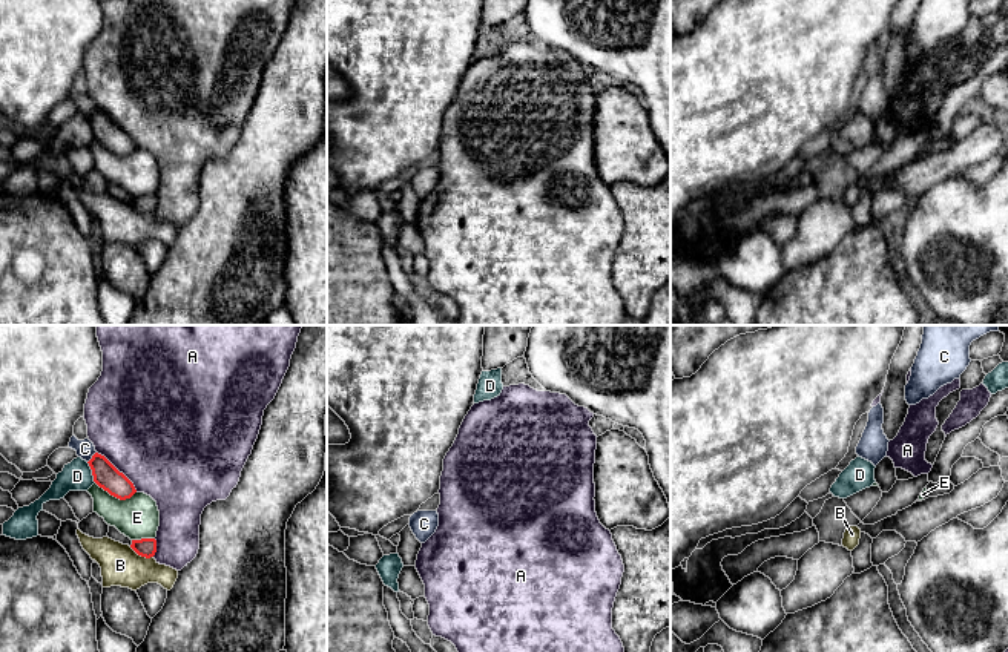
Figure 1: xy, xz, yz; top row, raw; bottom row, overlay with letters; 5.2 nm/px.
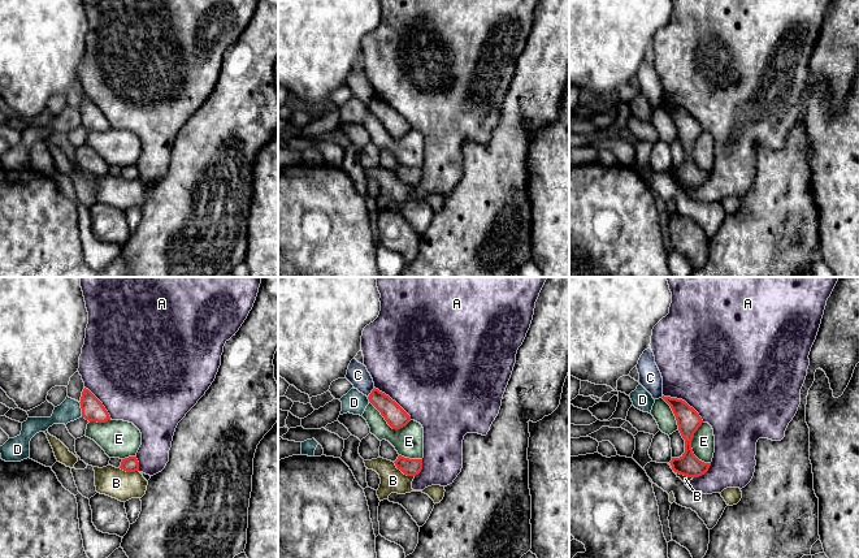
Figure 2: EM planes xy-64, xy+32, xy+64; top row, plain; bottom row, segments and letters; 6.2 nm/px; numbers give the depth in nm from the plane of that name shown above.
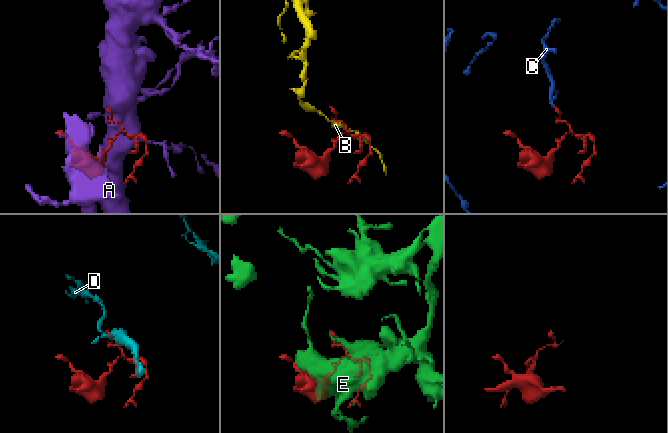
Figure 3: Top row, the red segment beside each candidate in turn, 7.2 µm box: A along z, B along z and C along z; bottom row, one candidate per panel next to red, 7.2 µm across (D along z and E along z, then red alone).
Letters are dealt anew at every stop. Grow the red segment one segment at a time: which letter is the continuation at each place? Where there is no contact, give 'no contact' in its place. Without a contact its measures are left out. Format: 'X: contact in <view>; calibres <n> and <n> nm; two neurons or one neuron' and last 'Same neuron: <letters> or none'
A: contact in xy; calibres 140 and 500 nm; two neurons
B: contact in xy; calibres 100 and 220 nm; two neurons
C: contact in xy; calibres 140 and 100 nm; two neurons
D: contact in xy; calibres 140 and 160 nm; two neurons
E: contact in xy; calibres 140 and 220 nm; two neurons
Same neuron: none

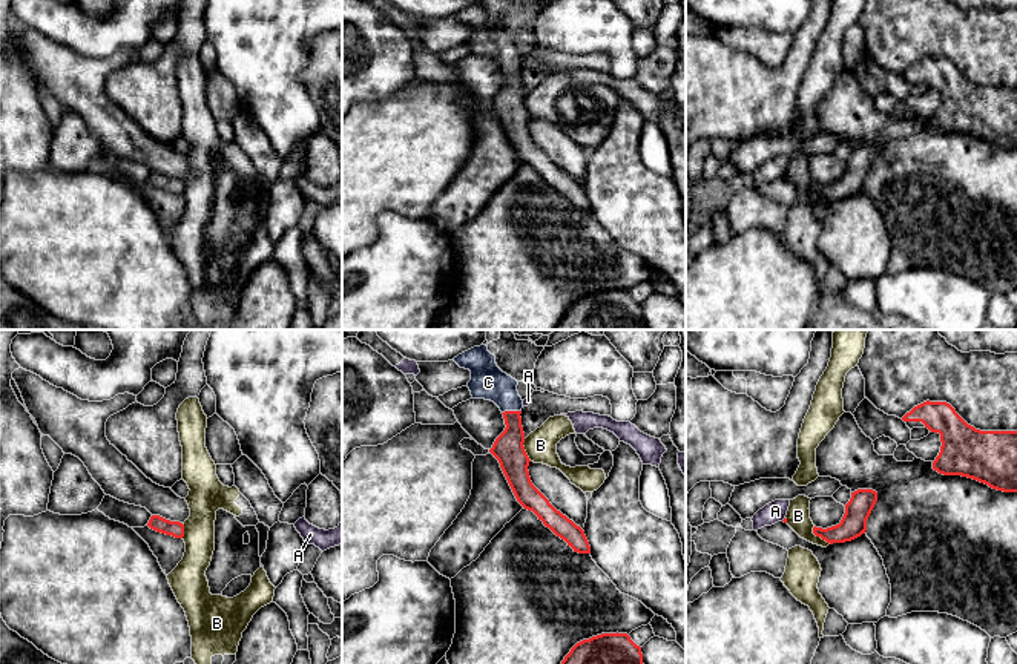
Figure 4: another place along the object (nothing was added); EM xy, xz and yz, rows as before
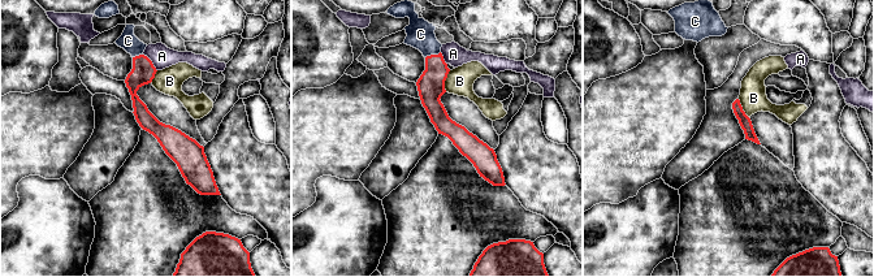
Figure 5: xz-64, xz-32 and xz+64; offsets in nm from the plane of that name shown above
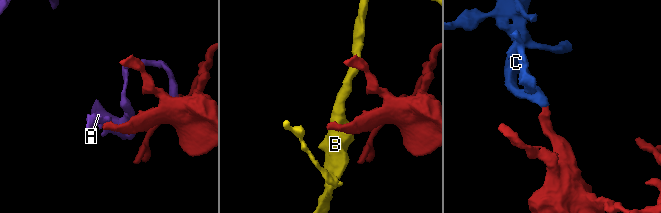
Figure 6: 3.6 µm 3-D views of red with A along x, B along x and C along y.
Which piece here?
A: no contact; two neurons
B: contact in yz; calibres 140 and 130 nm; two neurons
C: contact in xz; calibres 160 and 180 nm; one neuron
Same neuron: C

